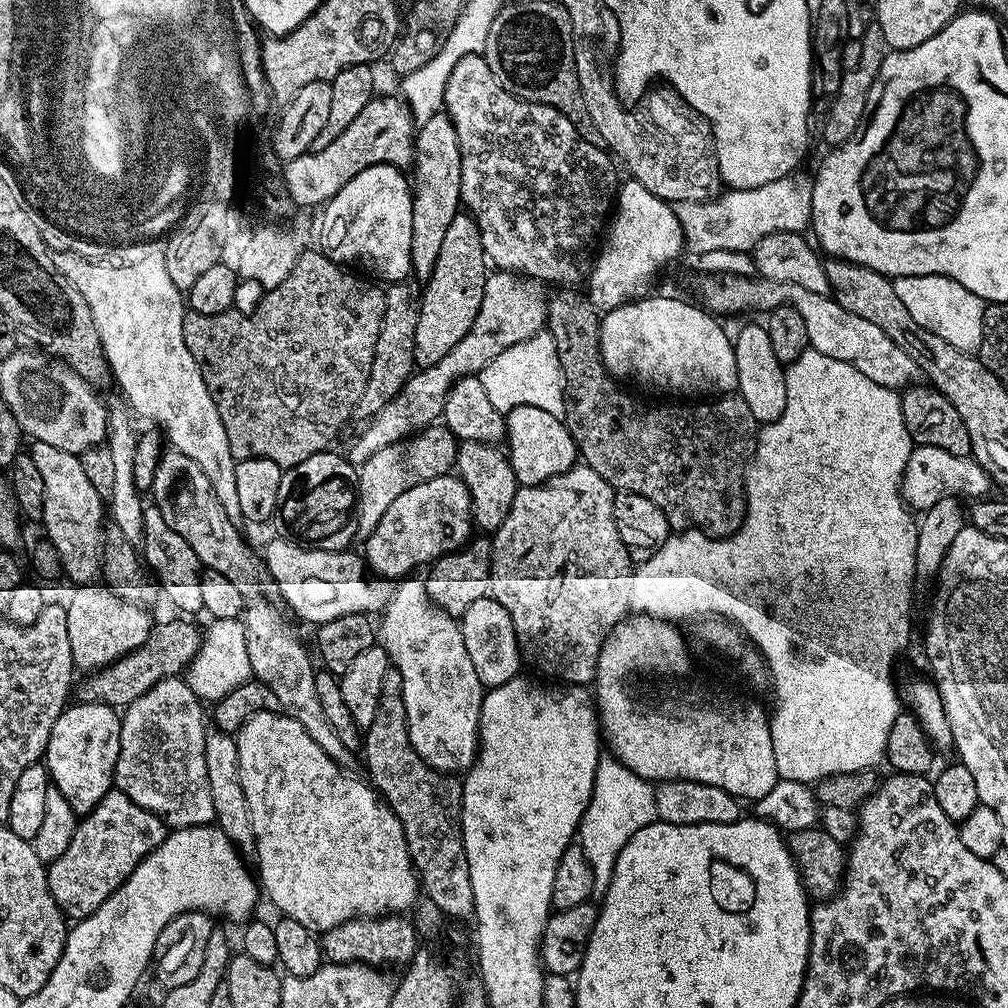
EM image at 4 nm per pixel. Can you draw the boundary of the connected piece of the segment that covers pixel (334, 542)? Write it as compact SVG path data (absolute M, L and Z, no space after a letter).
M333 450L310 454L306 462L284 469L282 486L278 486L275 523L280 523L279 535L295 540L304 548L343 552L351 540L357 539L356 473L347 455Z

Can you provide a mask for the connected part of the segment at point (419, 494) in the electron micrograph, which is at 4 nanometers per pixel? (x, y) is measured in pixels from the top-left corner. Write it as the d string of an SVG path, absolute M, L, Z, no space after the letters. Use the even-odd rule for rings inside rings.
M455 474L430 478L410 486L382 514L382 522L363 541L363 559L380 578L404 578L415 568L423 569L432 561L464 547L474 536L470 490Z

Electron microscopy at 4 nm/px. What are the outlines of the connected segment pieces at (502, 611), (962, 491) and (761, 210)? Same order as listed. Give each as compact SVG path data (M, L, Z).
M491 595L483 596L464 611L458 623L462 630L462 642L466 642L466 654L470 654L470 663L485 689L497 688L521 675L520 647L514 622L510 622L510 614L506 614L506 606L493 600Z
M915 445L904 468L901 492L903 500L915 513L927 512L934 503L948 496L970 497L970 500L983 499L991 492L994 482L987 471L971 457L947 453L938 446Z
M789 174L778 178L774 182L766 182L764 186L754 186L753 188L733 188L731 190L721 191L719 196L715 196L712 200L706 202L678 202L674 205L676 217L682 228L684 235L685 249L690 253L693 252L693 257L699 258L702 254L710 254L710 250L734 250L735 252L751 253L752 249L756 247L757 241L766 238L766 234L774 234L775 232L799 232L803 233L805 229L812 223L812 182L813 177L800 176L801 174Z

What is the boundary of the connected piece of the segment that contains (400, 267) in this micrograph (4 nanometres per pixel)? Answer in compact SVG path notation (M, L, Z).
M375 164L366 170L362 170L362 174L354 176L350 182L346 182L346 186L342 186L342 190L333 200L323 205L322 212L324 217L320 220L320 244L325 256L330 257L335 264L341 266L352 266L348 264L357 264L360 268L365 268L368 272L373 272L376 276L381 276L384 282L404 282L409 279L412 271L412 189L410 180L401 169L390 166L389 164Z

